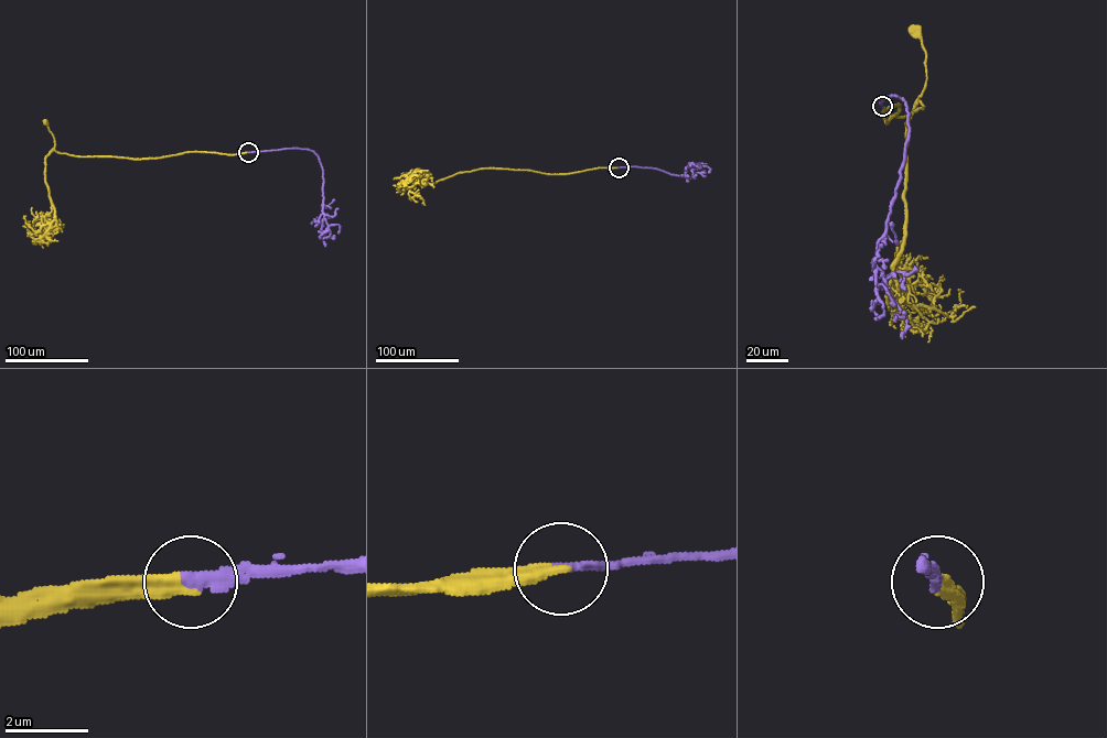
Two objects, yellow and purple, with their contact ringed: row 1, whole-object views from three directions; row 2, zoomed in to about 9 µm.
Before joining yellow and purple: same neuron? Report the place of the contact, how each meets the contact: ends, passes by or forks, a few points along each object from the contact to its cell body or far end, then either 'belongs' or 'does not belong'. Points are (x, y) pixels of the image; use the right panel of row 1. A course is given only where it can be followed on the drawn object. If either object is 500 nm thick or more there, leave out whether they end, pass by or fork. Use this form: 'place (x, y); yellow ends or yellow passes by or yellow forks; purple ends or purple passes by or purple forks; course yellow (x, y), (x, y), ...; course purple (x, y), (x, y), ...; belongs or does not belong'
place (882, 106); yellow ends; purple ends; course yellow (882, 106), (899, 105), (887, 123), (884, 117), (922, 109), (925, 53), (916, 30); course purple (882, 106), (887, 96), (905, 101), (909, 140), (873, 263), (901, 312), (894, 315), (902, 316), (904, 311); belongs

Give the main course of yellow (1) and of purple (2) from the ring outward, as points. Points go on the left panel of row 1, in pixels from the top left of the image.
1: (248, 152), (190, 151), (139, 159), (74, 155), (52, 150), (54, 139), (45, 121)
2: (248, 152), (288, 149), (312, 150), (322, 171), (322, 234), (334, 235)

